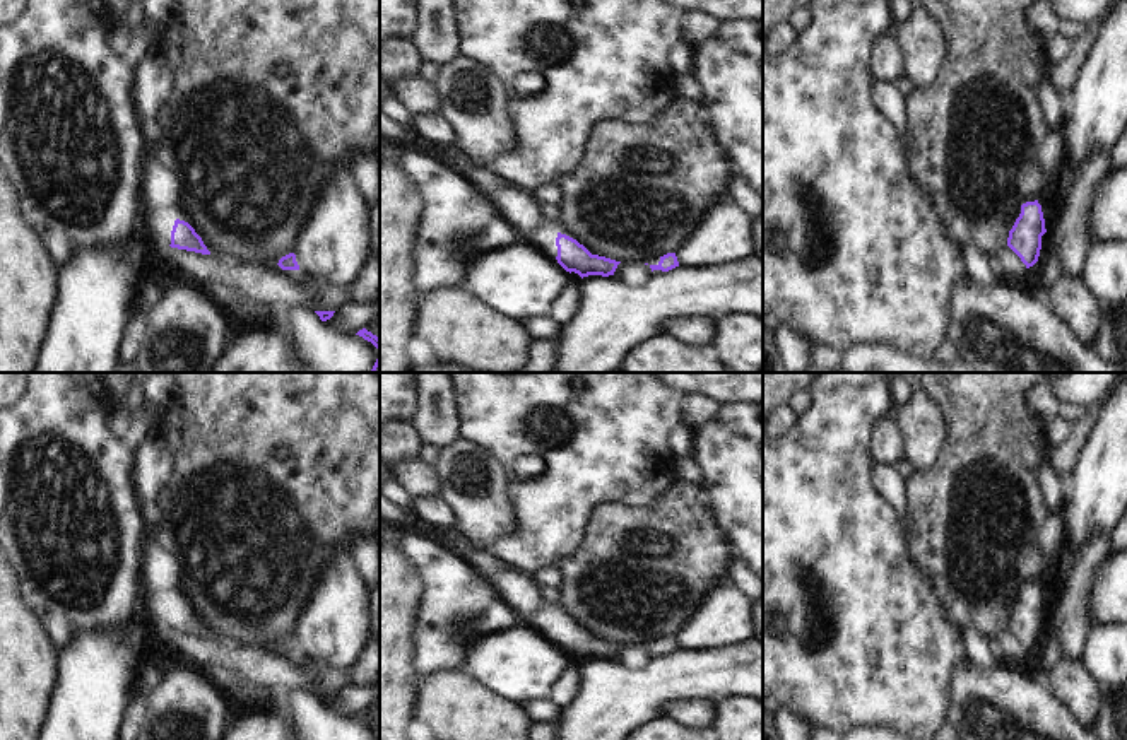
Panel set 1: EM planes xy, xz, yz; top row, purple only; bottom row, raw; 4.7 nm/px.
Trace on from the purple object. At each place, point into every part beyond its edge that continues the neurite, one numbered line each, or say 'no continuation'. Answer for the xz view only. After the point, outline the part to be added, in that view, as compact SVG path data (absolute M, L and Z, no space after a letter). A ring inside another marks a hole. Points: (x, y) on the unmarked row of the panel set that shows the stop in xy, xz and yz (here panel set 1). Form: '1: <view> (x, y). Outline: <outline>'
1: xz (542, 621). Outline: M542 605L537 612L532 612L523 617L523 624L537 632L540 632L546 639L556 643L558 639L558 610L552 605Z

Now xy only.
1: xy (158, 568). Outline: M145 533L140 561L140 615L147 624L159 629L171 627L176 583L176 557Z

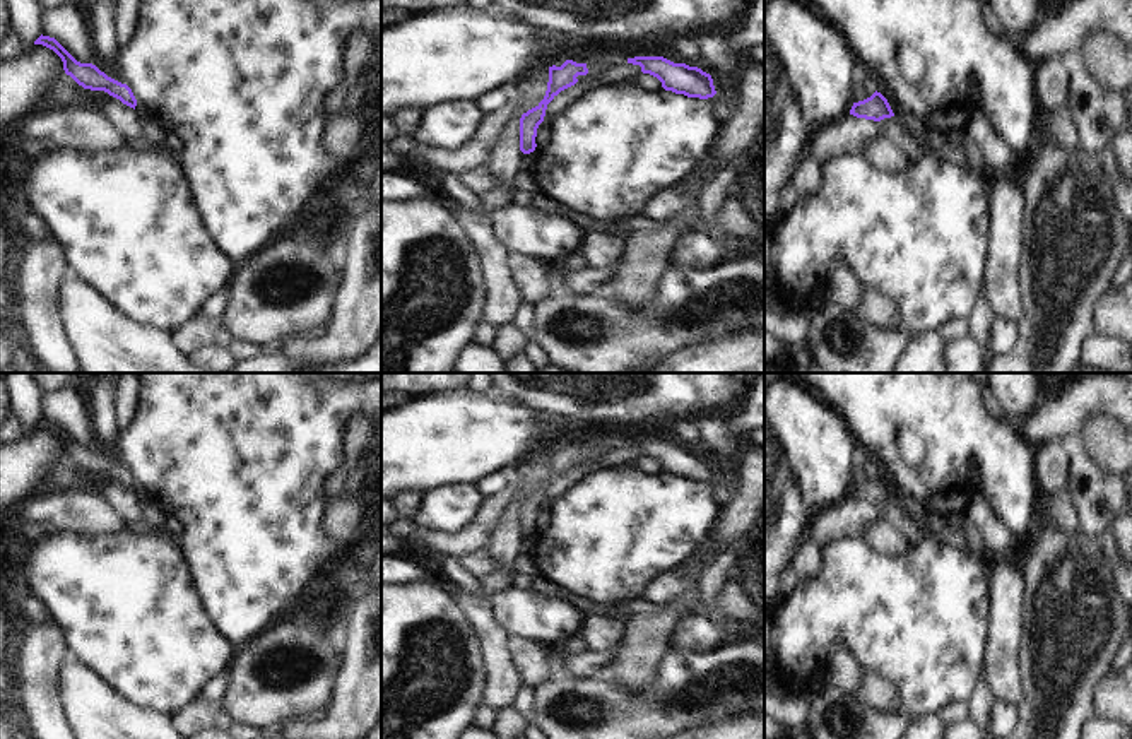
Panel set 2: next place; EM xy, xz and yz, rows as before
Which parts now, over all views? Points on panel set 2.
no continuation.

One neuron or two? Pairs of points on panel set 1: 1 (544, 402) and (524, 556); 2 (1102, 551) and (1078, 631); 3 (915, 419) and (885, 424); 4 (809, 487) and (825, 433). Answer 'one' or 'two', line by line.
1: one
2: one
3: two
4: one

